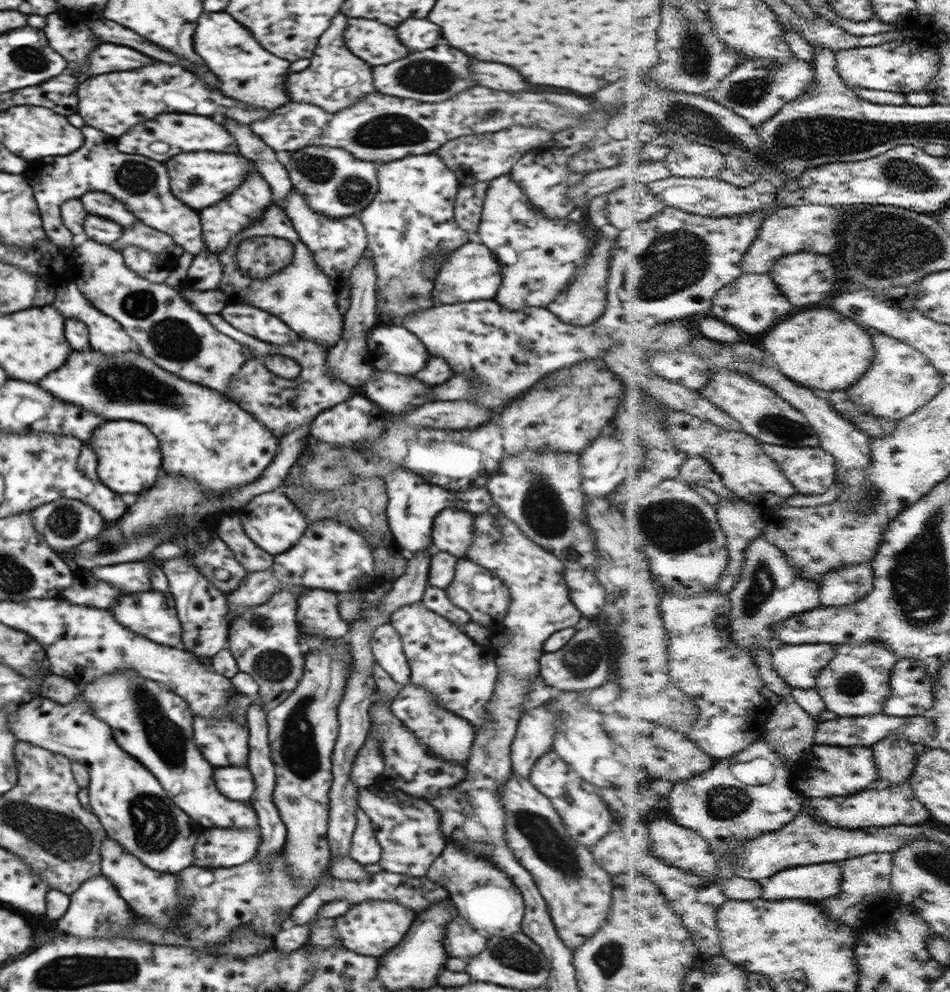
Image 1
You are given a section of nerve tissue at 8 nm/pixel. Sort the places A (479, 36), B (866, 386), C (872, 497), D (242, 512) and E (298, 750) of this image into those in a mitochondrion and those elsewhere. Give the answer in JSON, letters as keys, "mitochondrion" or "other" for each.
{"A":"other","B":"other","C":"other","D":"other","E":"mitochondrion"}

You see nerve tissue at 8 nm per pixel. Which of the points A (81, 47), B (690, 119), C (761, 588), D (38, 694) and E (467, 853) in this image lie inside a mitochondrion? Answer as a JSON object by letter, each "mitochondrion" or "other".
{"A":"mitochondrion","B":"mitochondrion","C":"mitochondrion","D":"other","E":"other"}

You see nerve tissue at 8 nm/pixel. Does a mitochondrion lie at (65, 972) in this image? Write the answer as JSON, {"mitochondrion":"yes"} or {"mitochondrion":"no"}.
{"mitochondrion":"yes"}

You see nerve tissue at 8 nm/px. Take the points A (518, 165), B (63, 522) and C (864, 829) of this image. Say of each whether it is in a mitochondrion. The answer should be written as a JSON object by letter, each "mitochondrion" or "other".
{"A":"other","B":"mitochondrion","C":"other"}

